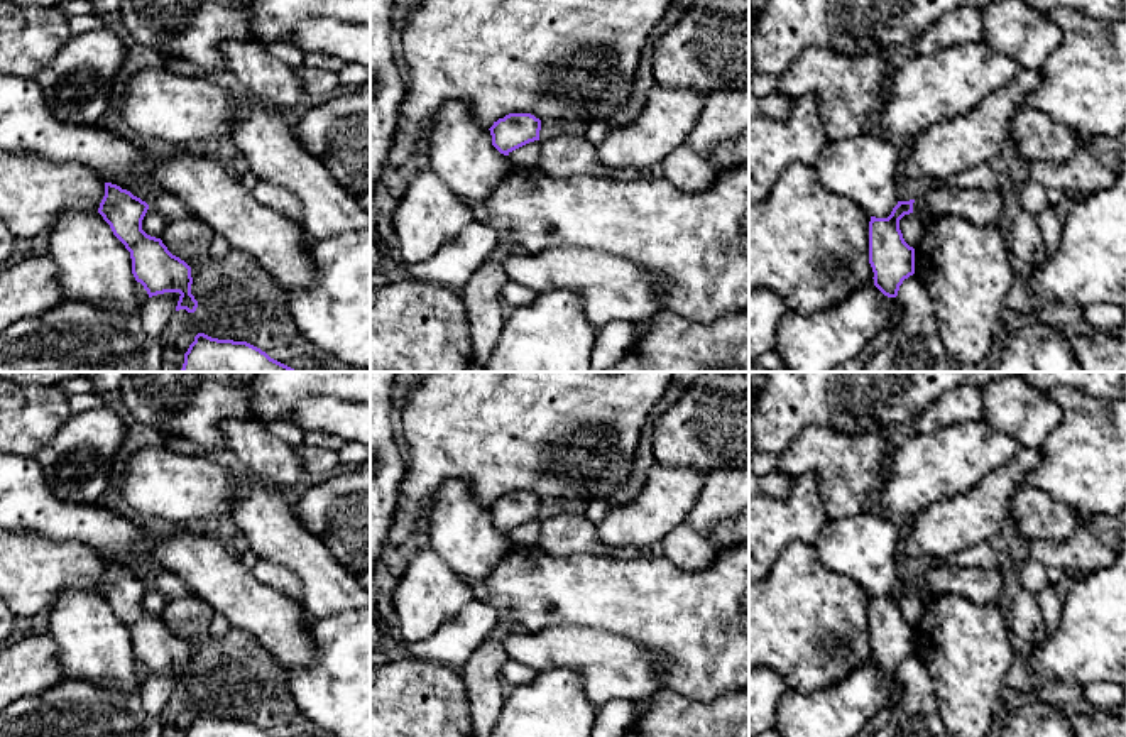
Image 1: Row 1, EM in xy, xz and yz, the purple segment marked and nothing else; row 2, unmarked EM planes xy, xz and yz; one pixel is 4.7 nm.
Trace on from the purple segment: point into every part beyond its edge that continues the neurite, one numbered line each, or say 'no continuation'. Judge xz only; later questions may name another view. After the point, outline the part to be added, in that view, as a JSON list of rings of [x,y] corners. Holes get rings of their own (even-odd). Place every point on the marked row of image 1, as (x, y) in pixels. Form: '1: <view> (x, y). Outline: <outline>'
no continuation

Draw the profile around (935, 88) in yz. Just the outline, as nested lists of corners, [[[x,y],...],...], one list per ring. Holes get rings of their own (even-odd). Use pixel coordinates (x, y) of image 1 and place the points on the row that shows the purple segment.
[[[982,41],[915,56],[891,76],[876,118],[894,140],[908,144],[930,125],[974,110],[1019,69],[1014,59]]]

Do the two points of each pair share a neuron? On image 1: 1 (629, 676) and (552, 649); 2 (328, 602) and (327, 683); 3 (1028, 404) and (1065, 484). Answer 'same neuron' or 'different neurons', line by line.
1: same neuron
2: different neurons
3: different neurons

